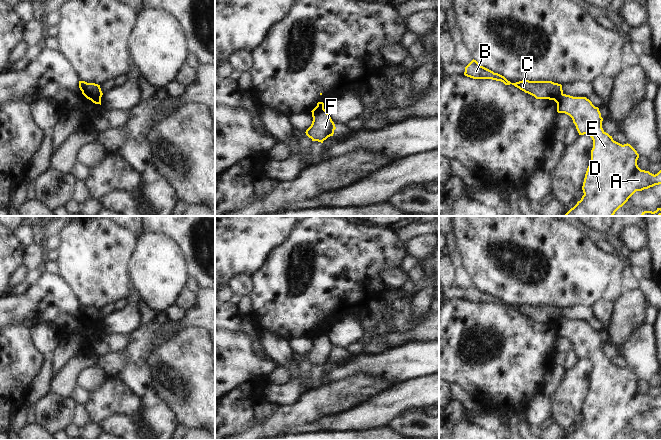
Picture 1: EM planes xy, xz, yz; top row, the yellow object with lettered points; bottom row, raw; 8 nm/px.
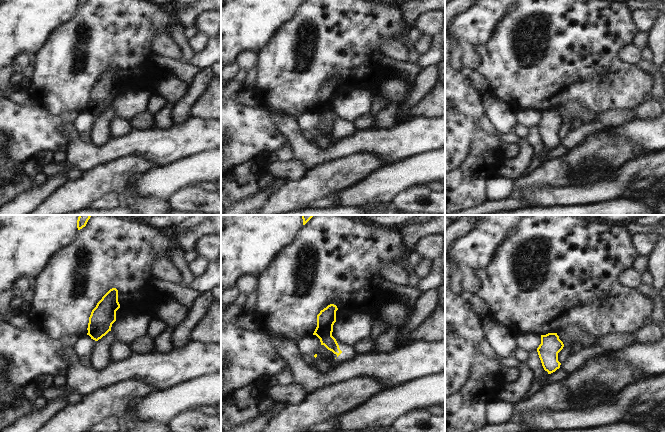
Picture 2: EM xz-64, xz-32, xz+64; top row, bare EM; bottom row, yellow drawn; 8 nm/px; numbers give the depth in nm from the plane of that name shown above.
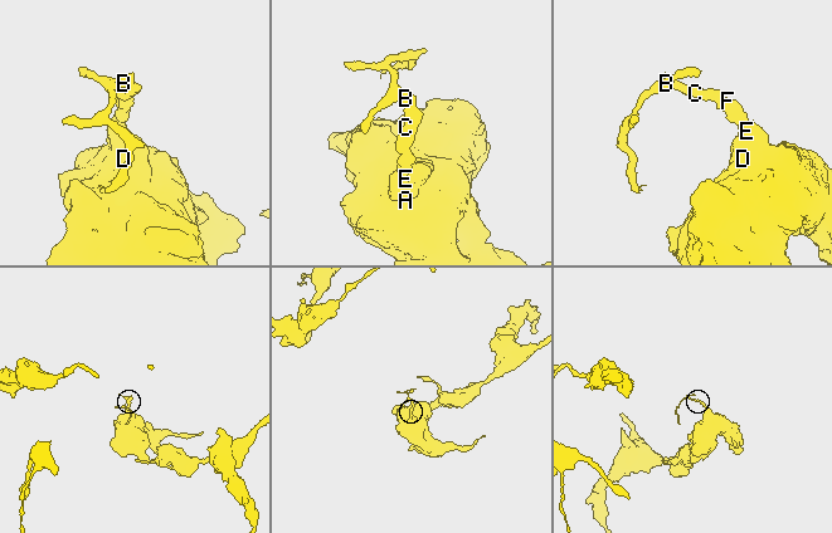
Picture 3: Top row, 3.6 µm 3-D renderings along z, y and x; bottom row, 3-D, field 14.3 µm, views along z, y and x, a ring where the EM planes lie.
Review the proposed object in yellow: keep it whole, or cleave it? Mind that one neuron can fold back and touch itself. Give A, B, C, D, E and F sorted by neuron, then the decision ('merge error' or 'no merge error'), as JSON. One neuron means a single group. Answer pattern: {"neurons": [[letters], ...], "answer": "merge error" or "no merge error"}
{"neurons": [["A", "D", "E", "F"], ["B", "C"]], "answer": "merge error"}

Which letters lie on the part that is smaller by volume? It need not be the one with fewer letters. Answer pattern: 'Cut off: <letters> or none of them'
Cut off: B, C

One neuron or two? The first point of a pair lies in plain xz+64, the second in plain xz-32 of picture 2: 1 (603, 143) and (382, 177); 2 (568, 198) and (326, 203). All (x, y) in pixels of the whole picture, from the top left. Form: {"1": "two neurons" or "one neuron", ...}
{"1": "two neurons", "2": "two neurons"}

